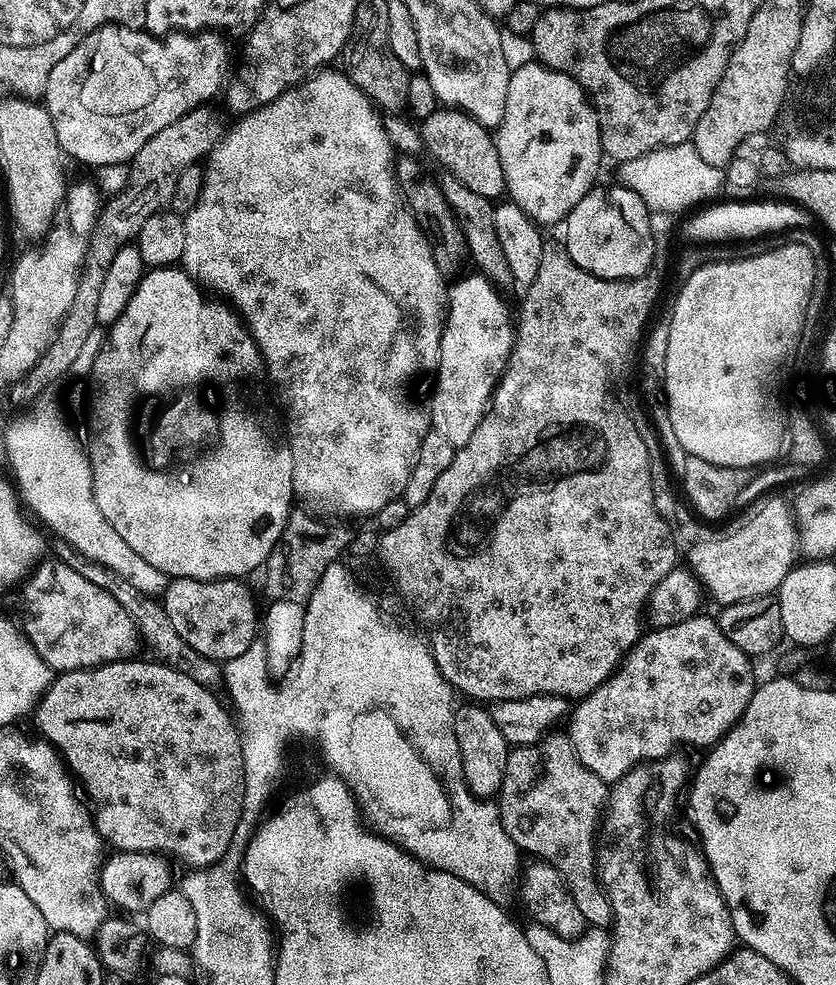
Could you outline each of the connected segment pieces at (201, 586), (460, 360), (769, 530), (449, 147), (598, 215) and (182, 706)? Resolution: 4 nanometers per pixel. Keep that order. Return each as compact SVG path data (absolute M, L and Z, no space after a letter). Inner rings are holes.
M177 576L169 579L168 588L165 590L162 603L170 623L174 630L182 634L182 642L186 642L198 654L204 656L205 661L240 660L248 652L248 647L258 640L258 612L256 616L256 600L252 592L247 588L245 581L240 578L227 580L195 580L194 578L182 578Z
M481 274L473 275L457 279L453 283L457 284L453 288L451 285L446 292L446 319L440 347L440 364L434 373L436 389L432 392L432 412L430 408L431 431L443 434L450 441L450 446L456 449L466 446L466 442L470 442L470 437L474 435L474 430L478 430L500 375L508 364L514 339L514 320L513 317L508 317L508 308L499 296L497 286Z
M767 500L753 514L749 524L744 524L725 536L700 540L688 552L687 567L700 581L701 589L717 600L717 605L773 595L797 563L798 533L789 501L787 504L784 500Z
M447 106L437 107L423 121L419 129L423 149L441 164L447 175L462 182L469 190L484 195L488 200L495 201L496 196L503 197L504 175L498 162L498 150L493 133L481 126L470 114L458 108Z
M623 186L600 187L591 188L586 198L570 210L562 224L562 243L572 261L598 278L632 280L643 276L649 271L652 255L656 252L656 240L652 237L653 217L634 190Z
M155 658L140 659L115 660L109 664L100 664L97 668L59 673L34 708L36 724L40 727L38 732L64 757L69 772L82 785L83 791L85 793L88 791L100 803L100 810L97 809L94 818L96 827L105 841L110 844L112 842L113 849L121 852L155 852L167 854L169 857L178 856L189 864L187 866L189 869L208 868L212 864L217 864L226 854L234 838L234 830L238 830L238 822L242 818L244 801L244 759L240 745L242 733L233 713L220 705L219 698L207 688L209 686L207 683L197 680L193 673L179 672Z

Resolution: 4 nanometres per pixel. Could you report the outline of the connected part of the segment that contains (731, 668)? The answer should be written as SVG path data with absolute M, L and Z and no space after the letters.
M697 614L686 618L686 622L678 622L674 626L652 628L645 631L640 639L636 641L636 645L628 652L628 655L620 661L616 671L607 680L602 681L592 693L583 697L577 703L580 704L577 708L575 705L571 709L570 719L567 721L567 724L569 723L568 729L566 729L568 741L574 746L582 766L586 766L586 770L594 770L594 774L598 774L598 778L602 778L605 784L609 786L615 784L631 768L637 767L641 762L652 762L648 760L661 761L671 753L668 752L671 748L676 748L679 744L715 745L720 737L725 736L738 723L740 715L744 713L750 702L750 698L756 693L758 679L756 680L755 674L752 673L753 661L742 650L738 650L738 646L734 646L734 642L730 642L730 638L726 638L726 634L722 634L719 623L713 617L711 620L710 617L704 615Z

